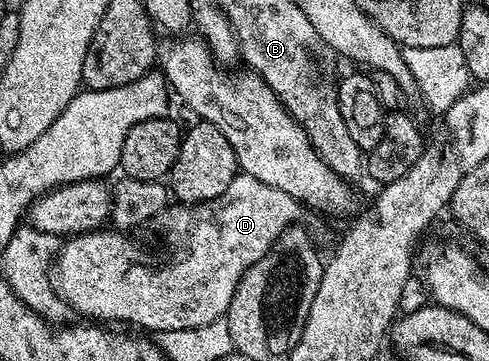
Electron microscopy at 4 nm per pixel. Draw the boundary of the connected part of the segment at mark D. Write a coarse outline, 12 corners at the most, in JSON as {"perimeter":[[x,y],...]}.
{"perimeter":[[239,171],[166,251],[74,234],[69,304],[155,333],[225,318],[302,202]]}

